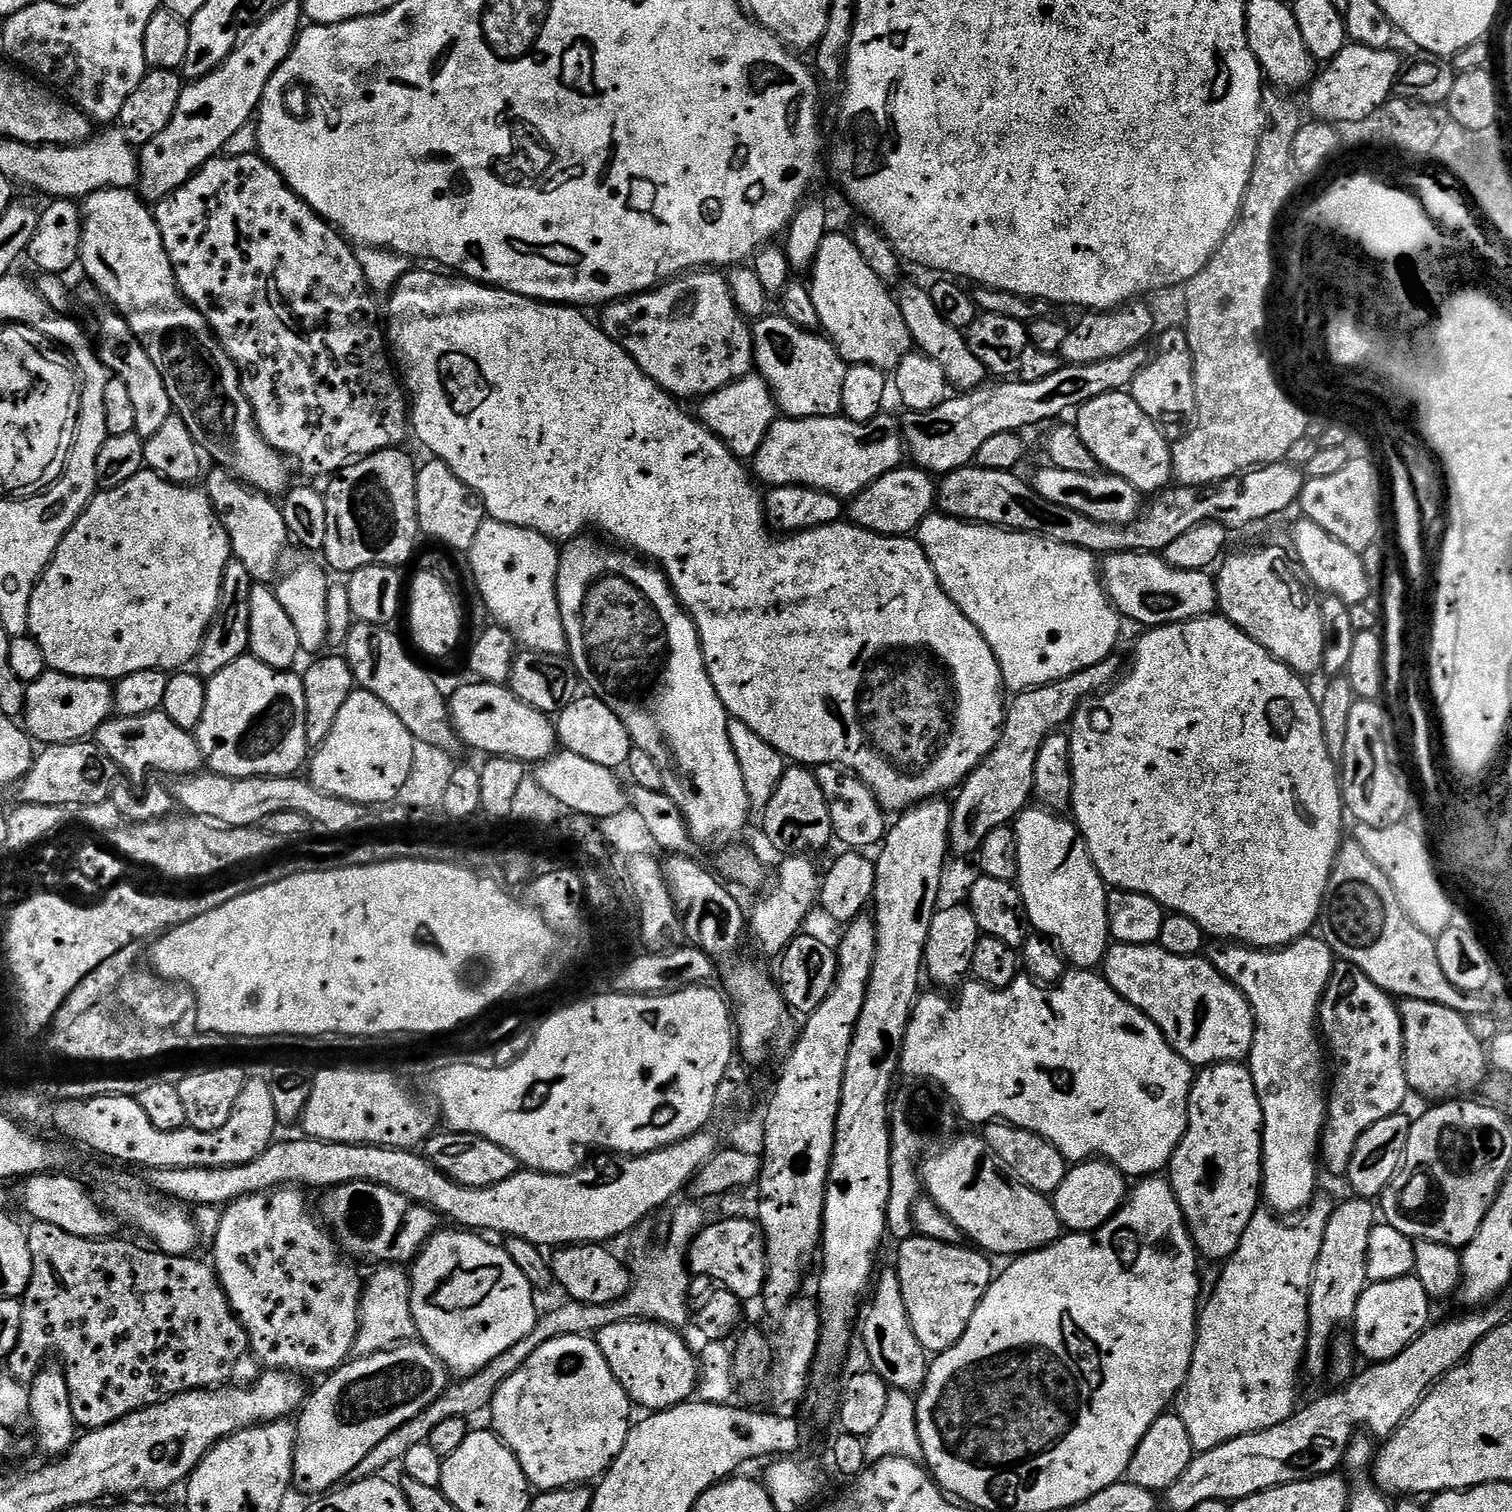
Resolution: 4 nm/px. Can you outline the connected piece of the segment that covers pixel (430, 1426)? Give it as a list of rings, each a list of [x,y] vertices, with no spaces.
[[[694,1200],[677,1203],[673,1208],[664,1207],[652,1218],[653,1230],[656,1232],[668,1232],[668,1237],[661,1244],[651,1244],[648,1241],[648,1235],[651,1234],[651,1224],[645,1222],[636,1225],[631,1233],[632,1239],[632,1260],[630,1267],[632,1269],[632,1285],[627,1296],[622,1302],[615,1304],[586,1304],[578,1303],[573,1300],[565,1301],[564,1305],[546,1313],[537,1319],[534,1330],[522,1339],[516,1342],[510,1350],[498,1355],[494,1361],[488,1363],[481,1372],[475,1375],[465,1377],[456,1383],[453,1383],[447,1391],[437,1398],[434,1403],[415,1415],[410,1422],[404,1423],[394,1430],[393,1434],[388,1434],[375,1448],[362,1458],[358,1466],[351,1472],[349,1479],[351,1481],[366,1480],[371,1476],[379,1475],[384,1468],[399,1463],[411,1447],[427,1443],[427,1440],[434,1432],[434,1427],[441,1422],[446,1422],[452,1417],[469,1417],[470,1414],[484,1411],[491,1407],[494,1394],[498,1386],[510,1376],[516,1373],[530,1355],[538,1348],[545,1345],[546,1342],[554,1338],[564,1336],[582,1336],[593,1333],[596,1320],[594,1314],[606,1314],[609,1321],[615,1322],[625,1318],[633,1320],[655,1320],[657,1324],[667,1324],[669,1326],[681,1326],[680,1324],[689,1323],[690,1306],[688,1310],[688,1291],[692,1288],[693,1277],[690,1275],[688,1266],[688,1251],[692,1245],[692,1240],[708,1223],[705,1208],[701,1203]]]

